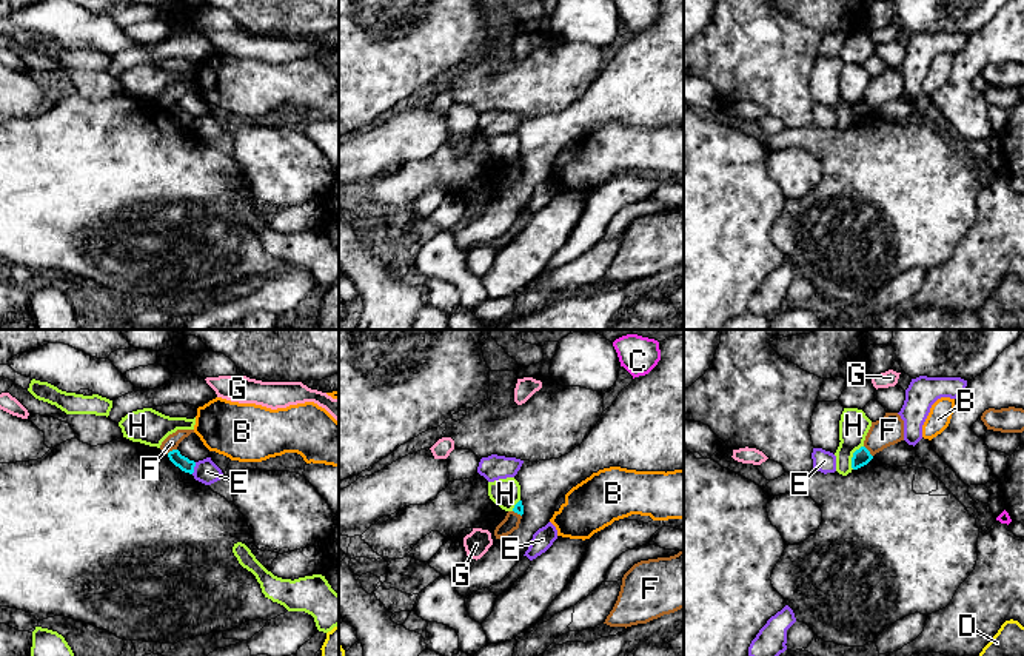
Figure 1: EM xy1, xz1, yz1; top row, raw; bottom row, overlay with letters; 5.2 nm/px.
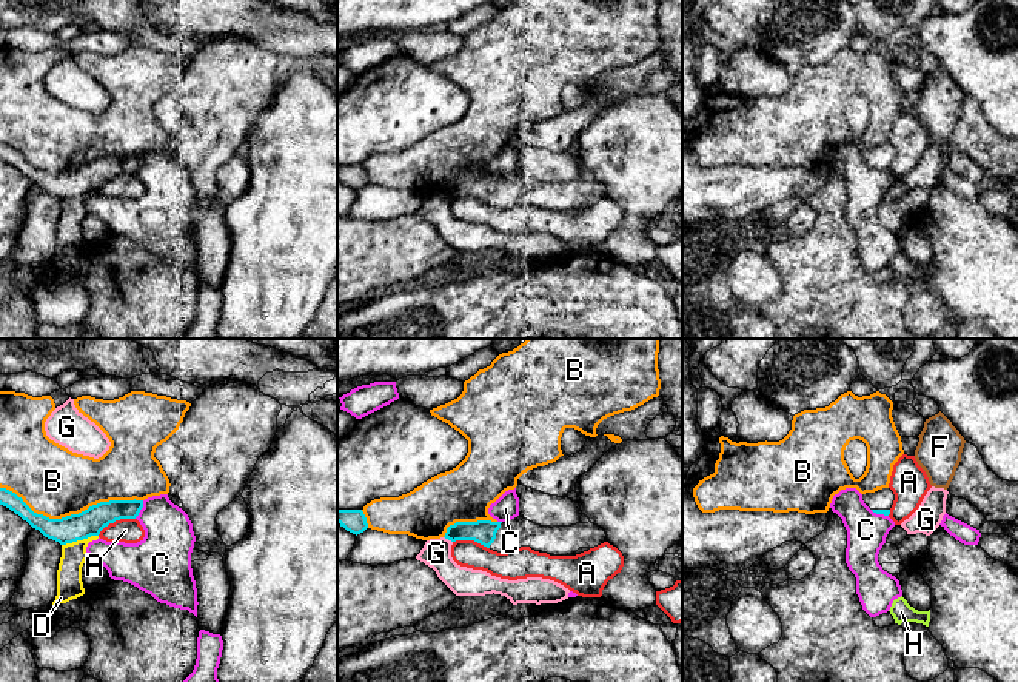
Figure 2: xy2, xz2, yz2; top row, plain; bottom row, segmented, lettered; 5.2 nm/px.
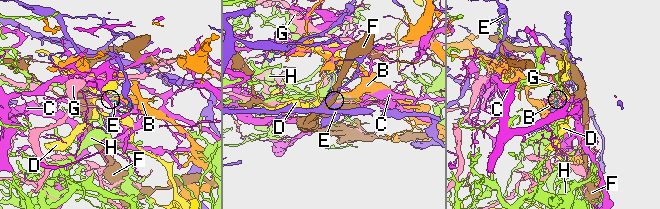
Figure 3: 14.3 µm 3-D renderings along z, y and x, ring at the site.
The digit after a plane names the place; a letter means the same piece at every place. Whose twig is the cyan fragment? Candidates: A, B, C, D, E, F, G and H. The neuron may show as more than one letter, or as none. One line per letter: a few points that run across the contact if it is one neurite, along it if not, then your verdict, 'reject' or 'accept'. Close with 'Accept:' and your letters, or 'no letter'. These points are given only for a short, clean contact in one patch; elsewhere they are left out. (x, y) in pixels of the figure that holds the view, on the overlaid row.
A: reject
B: reject
C: reject
D: line xy2 (97, 534), (62, 545); reject
E: line xy1 (196, 462), (191, 473); reject
F: line yz1 (864, 445), (872, 456); reject
G: line xz2 (444, 536), (452, 542); reject
H: line yz1 (863, 445), (853, 453), (852, 468); reject
Accept: no letter

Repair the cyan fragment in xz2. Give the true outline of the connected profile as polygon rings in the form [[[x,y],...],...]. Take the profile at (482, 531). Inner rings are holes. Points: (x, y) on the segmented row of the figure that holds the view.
[[[521,516],[508,522],[456,522],[447,528],[444,537],[451,542],[474,540],[497,553],[530,547],[550,556],[570,556],[579,548],[594,548],[607,542],[605,531],[591,522],[550,528]]]

